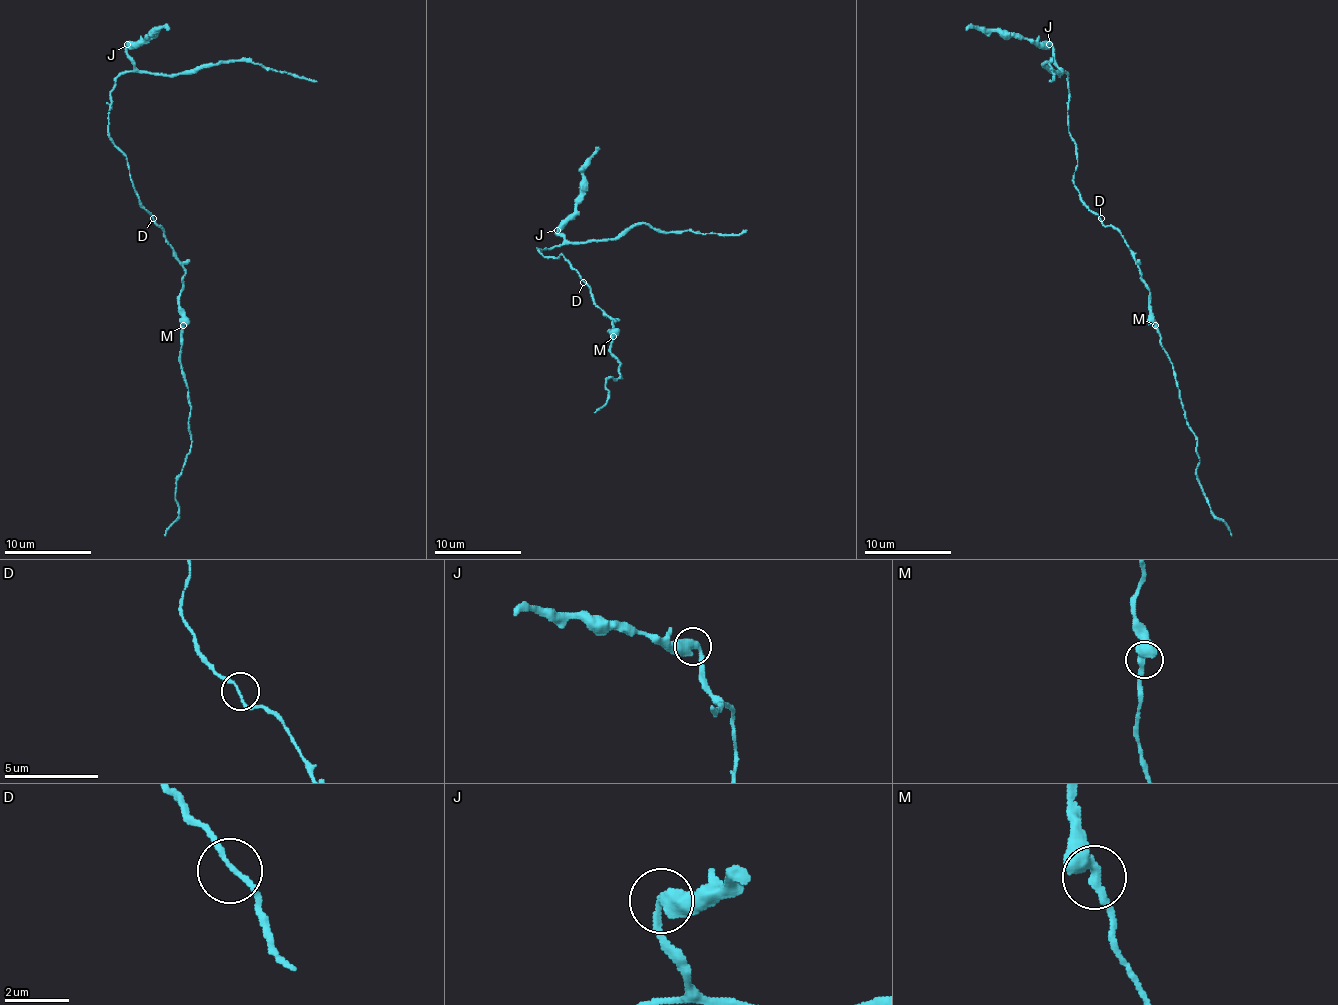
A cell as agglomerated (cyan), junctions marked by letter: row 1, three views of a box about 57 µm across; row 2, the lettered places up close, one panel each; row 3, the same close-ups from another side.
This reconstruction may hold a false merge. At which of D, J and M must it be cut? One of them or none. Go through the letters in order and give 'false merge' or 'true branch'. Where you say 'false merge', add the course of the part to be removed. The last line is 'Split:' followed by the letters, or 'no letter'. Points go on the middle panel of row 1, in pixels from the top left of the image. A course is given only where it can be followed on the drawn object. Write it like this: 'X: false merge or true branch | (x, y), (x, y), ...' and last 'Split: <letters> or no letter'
D: true branch
J: false merge | (556, 229), (574, 212), (576, 197), (580, 192), (583, 164), (598, 146)
M: true branch
Split: J

